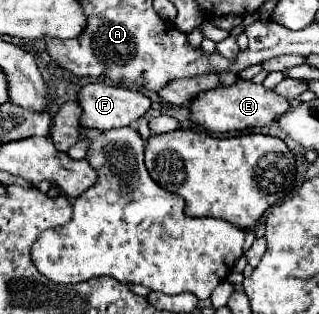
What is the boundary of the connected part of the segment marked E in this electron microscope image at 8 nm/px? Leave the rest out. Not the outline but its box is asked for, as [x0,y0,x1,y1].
[190,81,290,133]

